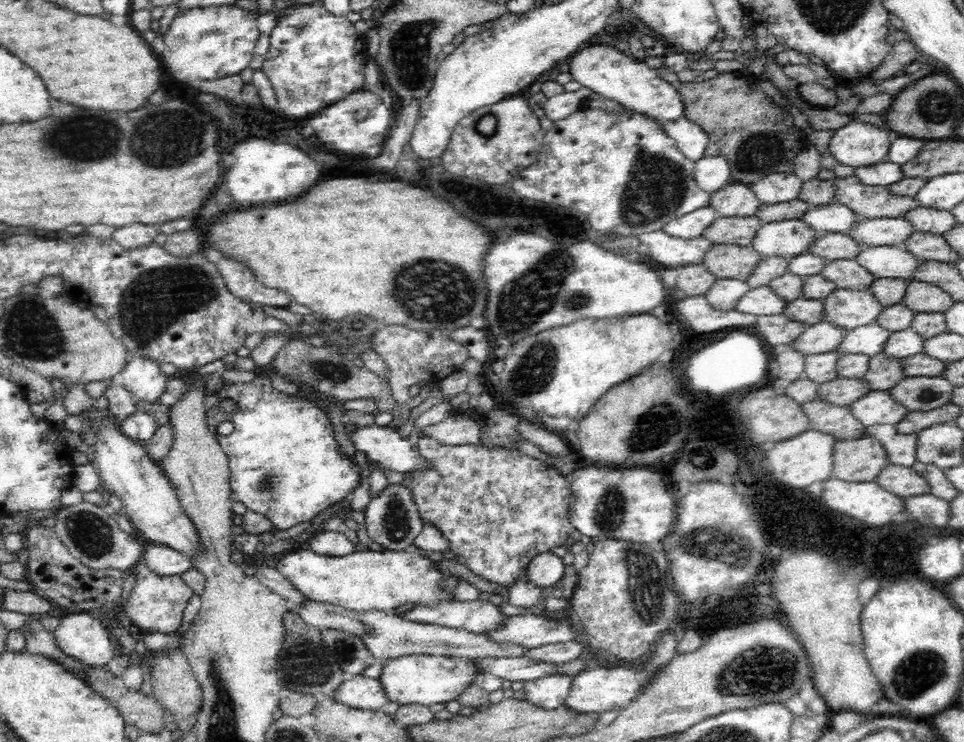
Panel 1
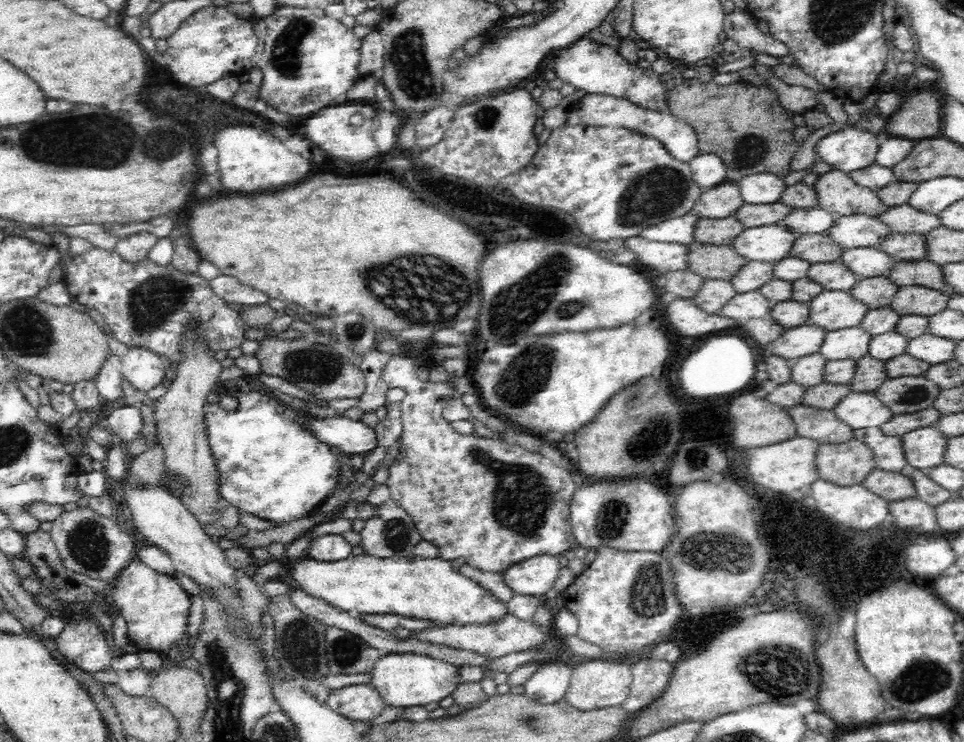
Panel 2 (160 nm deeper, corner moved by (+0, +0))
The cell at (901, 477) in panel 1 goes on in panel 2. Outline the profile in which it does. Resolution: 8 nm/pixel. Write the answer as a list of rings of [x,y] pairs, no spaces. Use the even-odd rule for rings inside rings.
[[[874,469],[862,480],[862,485],[866,485],[870,491],[884,497],[888,502],[916,497],[914,481],[902,471]]]

